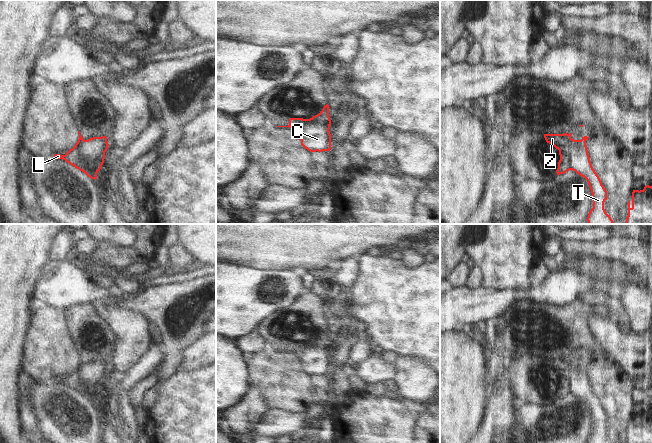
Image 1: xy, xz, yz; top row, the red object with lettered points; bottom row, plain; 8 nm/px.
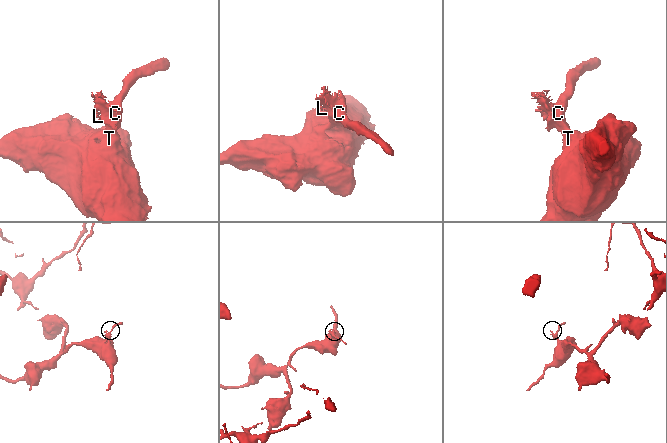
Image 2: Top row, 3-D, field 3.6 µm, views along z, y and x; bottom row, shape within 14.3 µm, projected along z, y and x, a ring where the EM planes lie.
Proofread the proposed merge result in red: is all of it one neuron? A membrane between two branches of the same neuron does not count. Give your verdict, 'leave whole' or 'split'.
split

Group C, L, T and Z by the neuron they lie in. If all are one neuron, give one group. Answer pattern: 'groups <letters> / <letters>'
groups C T / L Z

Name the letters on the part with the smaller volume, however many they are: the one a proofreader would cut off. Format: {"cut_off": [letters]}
{"cut_off": ["L", "Z"]}

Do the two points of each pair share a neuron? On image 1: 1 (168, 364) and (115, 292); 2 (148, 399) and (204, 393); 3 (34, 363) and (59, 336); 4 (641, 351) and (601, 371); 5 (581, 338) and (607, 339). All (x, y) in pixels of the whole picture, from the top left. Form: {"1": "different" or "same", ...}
{"1": "different", "2": "different", "3": "same", "4": "different", "5": "different"}

